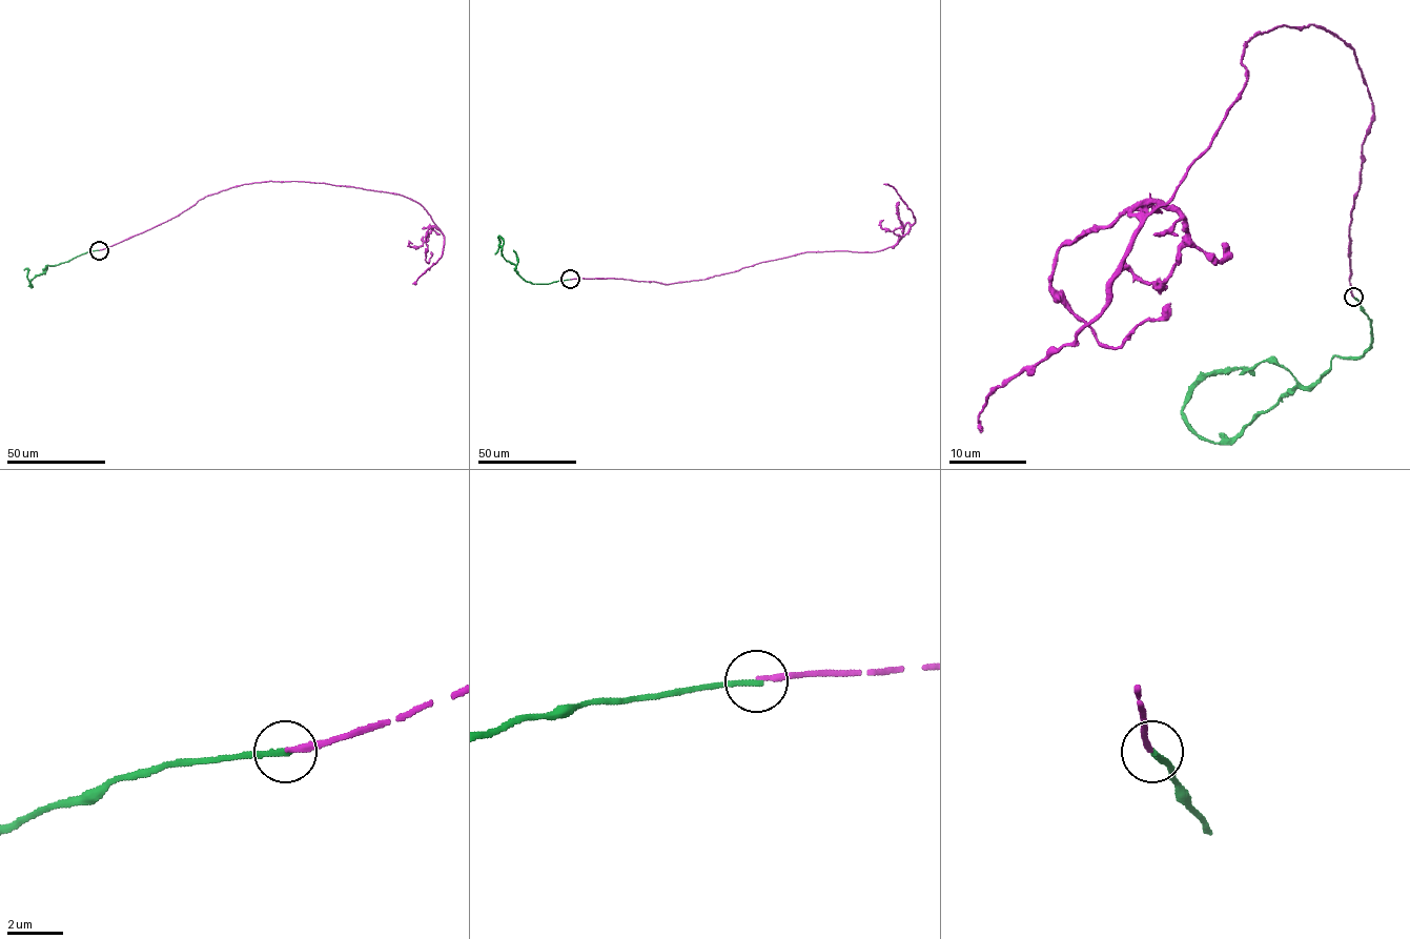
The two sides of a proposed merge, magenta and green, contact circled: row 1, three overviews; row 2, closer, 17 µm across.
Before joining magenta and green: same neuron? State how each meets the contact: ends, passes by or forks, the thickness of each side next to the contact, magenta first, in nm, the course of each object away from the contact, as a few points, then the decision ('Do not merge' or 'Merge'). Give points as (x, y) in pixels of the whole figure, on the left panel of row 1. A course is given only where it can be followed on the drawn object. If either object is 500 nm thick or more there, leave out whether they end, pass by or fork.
At the ring magenta ends. At the ring green ends. Thickness 190 nm (magenta) against 200 nm. Course of magenta: (99, 250), (207, 196), (269, 181), (410, 198), (438, 228), (427, 232), (428, 263), (431, 251). Course of green: (99, 250), (47, 265), (44, 272), (32, 280), (33, 286), (27, 269), (24, 270). Do not merge

